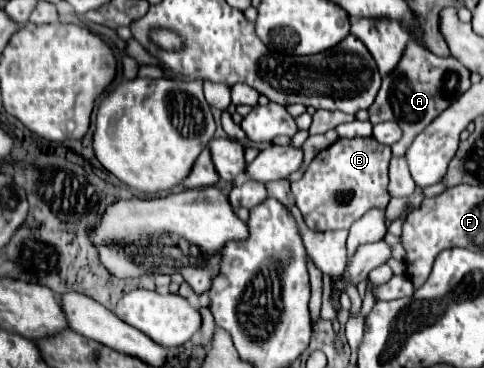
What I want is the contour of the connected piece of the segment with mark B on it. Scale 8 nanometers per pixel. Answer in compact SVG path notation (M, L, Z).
M338 138L332 146L320 150L308 164L304 176L292 182L296 206L302 212L308 228L350 230L350 226L372 208L386 208L388 192L388 162L390 146L374 142L374 138Z

